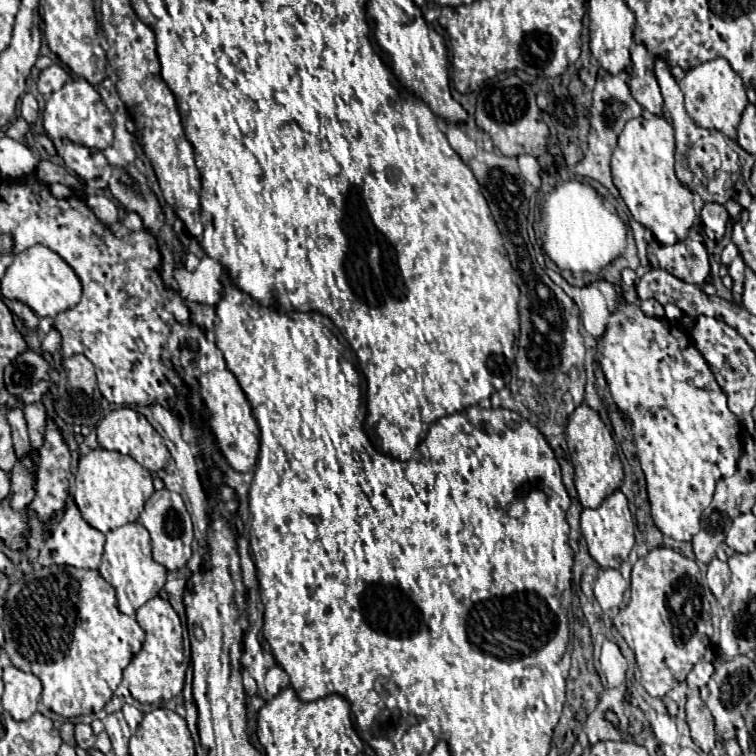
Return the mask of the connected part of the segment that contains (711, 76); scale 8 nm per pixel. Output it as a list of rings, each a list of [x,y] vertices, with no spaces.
[[[713,59],[689,69],[679,85],[685,95],[685,109],[695,125],[705,129],[717,129],[733,141],[737,139],[737,125],[741,121],[743,109],[747,107],[747,93],[741,77],[731,69],[727,59]]]

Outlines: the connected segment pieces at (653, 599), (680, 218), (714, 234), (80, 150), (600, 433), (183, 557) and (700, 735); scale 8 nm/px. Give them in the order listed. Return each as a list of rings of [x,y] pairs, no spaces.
[[[655,547],[645,557],[639,557],[631,571],[631,599],[629,603],[617,613],[615,627],[629,645],[633,643],[636,664],[641,673],[641,685],[651,697],[665,697],[673,687],[677,687],[693,665],[703,659],[705,649],[709,645],[709,629],[711,629],[711,607],[709,601],[703,597],[703,587],[699,583],[699,567],[695,561],[683,557],[681,553],[669,547]]]
[[[637,117],[627,121],[611,157],[613,183],[629,207],[633,219],[649,229],[663,245],[685,241],[697,217],[693,193],[675,175],[675,137],[665,117]]]
[[[705,203],[703,209],[701,209],[701,219],[707,227],[704,228],[707,237],[715,241],[721,241],[723,235],[725,235],[727,221],[729,221],[727,209],[719,203]]]
[[[71,141],[65,145],[63,161],[65,161],[65,167],[75,171],[77,177],[81,177],[83,181],[101,177],[107,167],[107,159],[103,157],[101,151],[87,149],[85,145],[75,147],[75,143],[71,143]]]
[[[581,403],[575,407],[575,411],[569,415],[567,423],[567,445],[569,445],[569,455],[571,463],[575,467],[575,487],[579,493],[579,501],[583,507],[599,507],[601,501],[611,495],[615,489],[621,487],[623,481],[623,465],[619,461],[615,441],[601,421],[599,413],[591,409],[587,403]]]
[[[169,489],[155,491],[147,503],[145,509],[139,517],[139,523],[149,531],[151,541],[153,541],[153,559],[161,563],[169,571],[177,571],[187,565],[191,559],[191,543],[193,543],[193,525],[191,517],[185,509],[185,503],[179,493],[173,493]]]
[[[689,697],[687,699],[687,725],[691,727],[691,739],[693,743],[709,753],[715,743],[717,743],[717,733],[715,733],[715,719],[707,705],[701,701],[701,697]]]

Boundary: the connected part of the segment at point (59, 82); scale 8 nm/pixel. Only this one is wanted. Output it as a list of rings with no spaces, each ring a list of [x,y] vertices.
[[[51,65],[47,69],[41,71],[39,75],[39,81],[37,81],[37,87],[39,87],[39,93],[43,97],[49,97],[51,93],[55,93],[57,89],[61,89],[65,85],[65,81],[69,79],[69,75],[65,73],[63,67],[59,65]]]

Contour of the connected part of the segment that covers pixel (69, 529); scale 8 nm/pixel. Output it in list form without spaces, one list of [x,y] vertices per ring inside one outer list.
[[[71,505],[59,525],[51,531],[51,537],[47,539],[45,547],[41,549],[39,563],[41,565],[71,565],[79,569],[97,569],[101,563],[103,555],[103,545],[105,545],[105,535],[97,529],[93,529],[79,513],[77,505]]]

